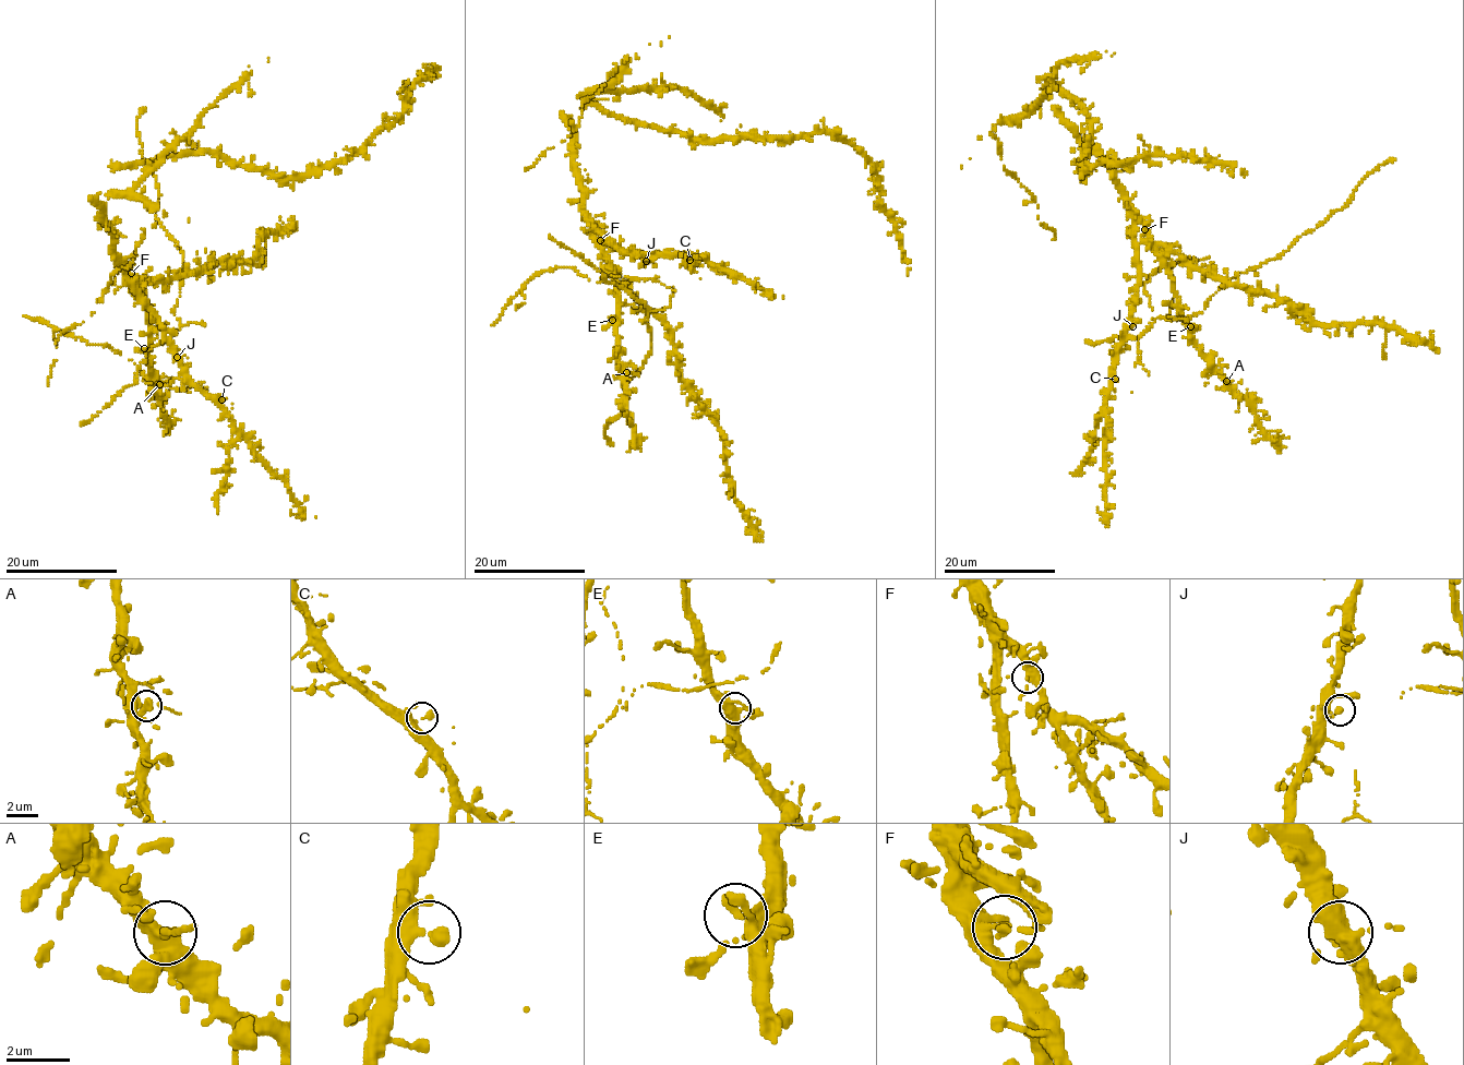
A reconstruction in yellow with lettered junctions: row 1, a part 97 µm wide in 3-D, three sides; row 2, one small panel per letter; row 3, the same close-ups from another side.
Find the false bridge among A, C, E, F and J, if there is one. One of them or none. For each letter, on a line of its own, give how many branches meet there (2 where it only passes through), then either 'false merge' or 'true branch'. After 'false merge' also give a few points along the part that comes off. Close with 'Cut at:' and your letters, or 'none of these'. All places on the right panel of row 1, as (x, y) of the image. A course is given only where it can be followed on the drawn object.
A: branches 1; true branch
C: branches 1; true branch
E: branches 1; true branch
F: branches 1; true branch
J: branches 1; true branch
Cut at: none of these

